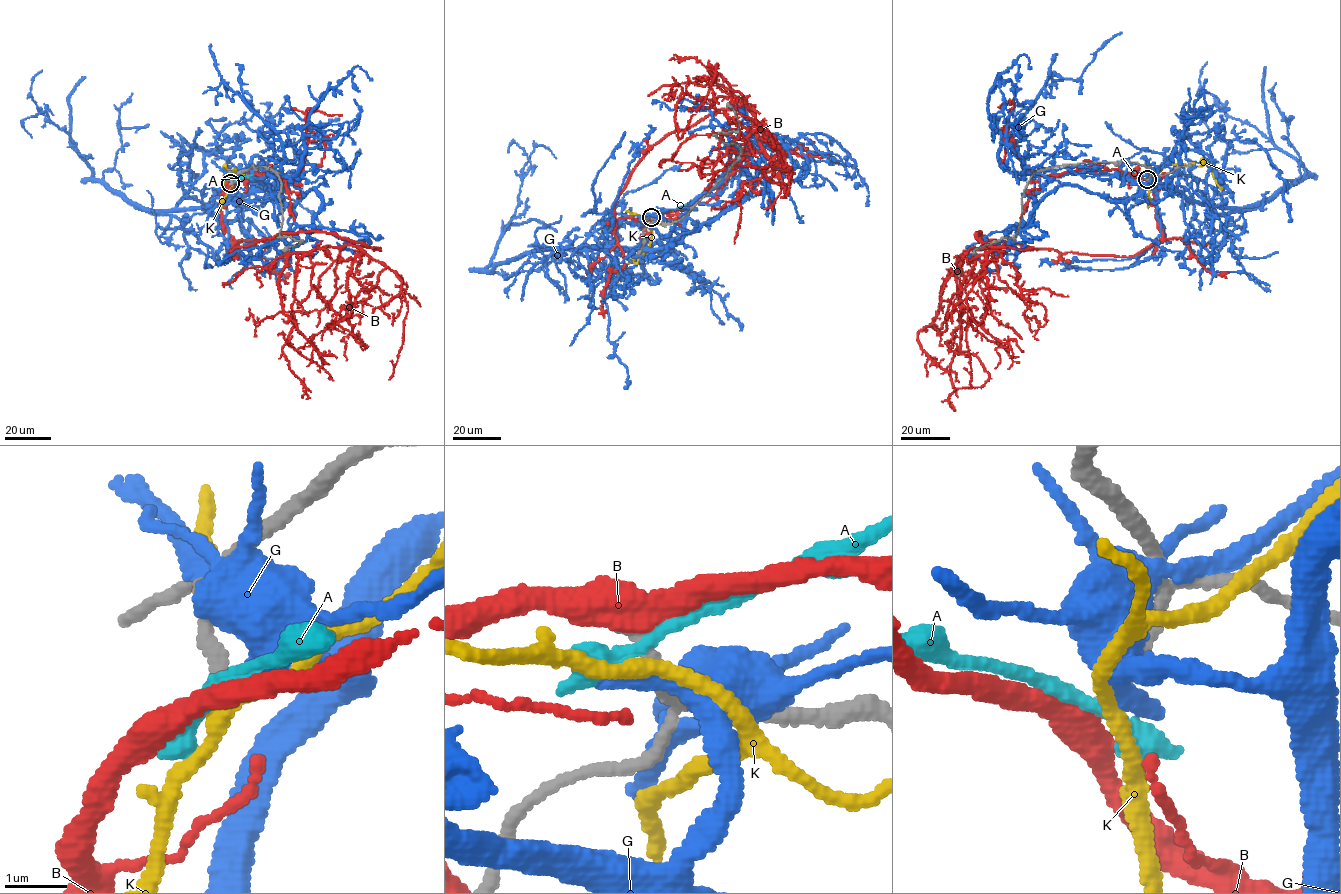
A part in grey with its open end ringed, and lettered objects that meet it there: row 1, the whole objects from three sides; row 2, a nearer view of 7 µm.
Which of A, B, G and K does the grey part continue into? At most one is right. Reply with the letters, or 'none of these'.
none of these

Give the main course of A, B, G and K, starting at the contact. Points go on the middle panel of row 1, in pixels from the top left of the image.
A: (651, 218), (680, 209), (686, 203)
B: (651, 217), (613, 231), (633, 168), (721, 109), (782, 166), (740, 98), (682, 93), (679, 138), (695, 114)
G: (652, 219), (672, 264), (651, 249), (534, 249), (484, 271), (535, 147), (556, 158)
K: (651, 218), (655, 221), (648, 247), (636, 262), (630, 260), (617, 269), (618, 276), (614, 281)

